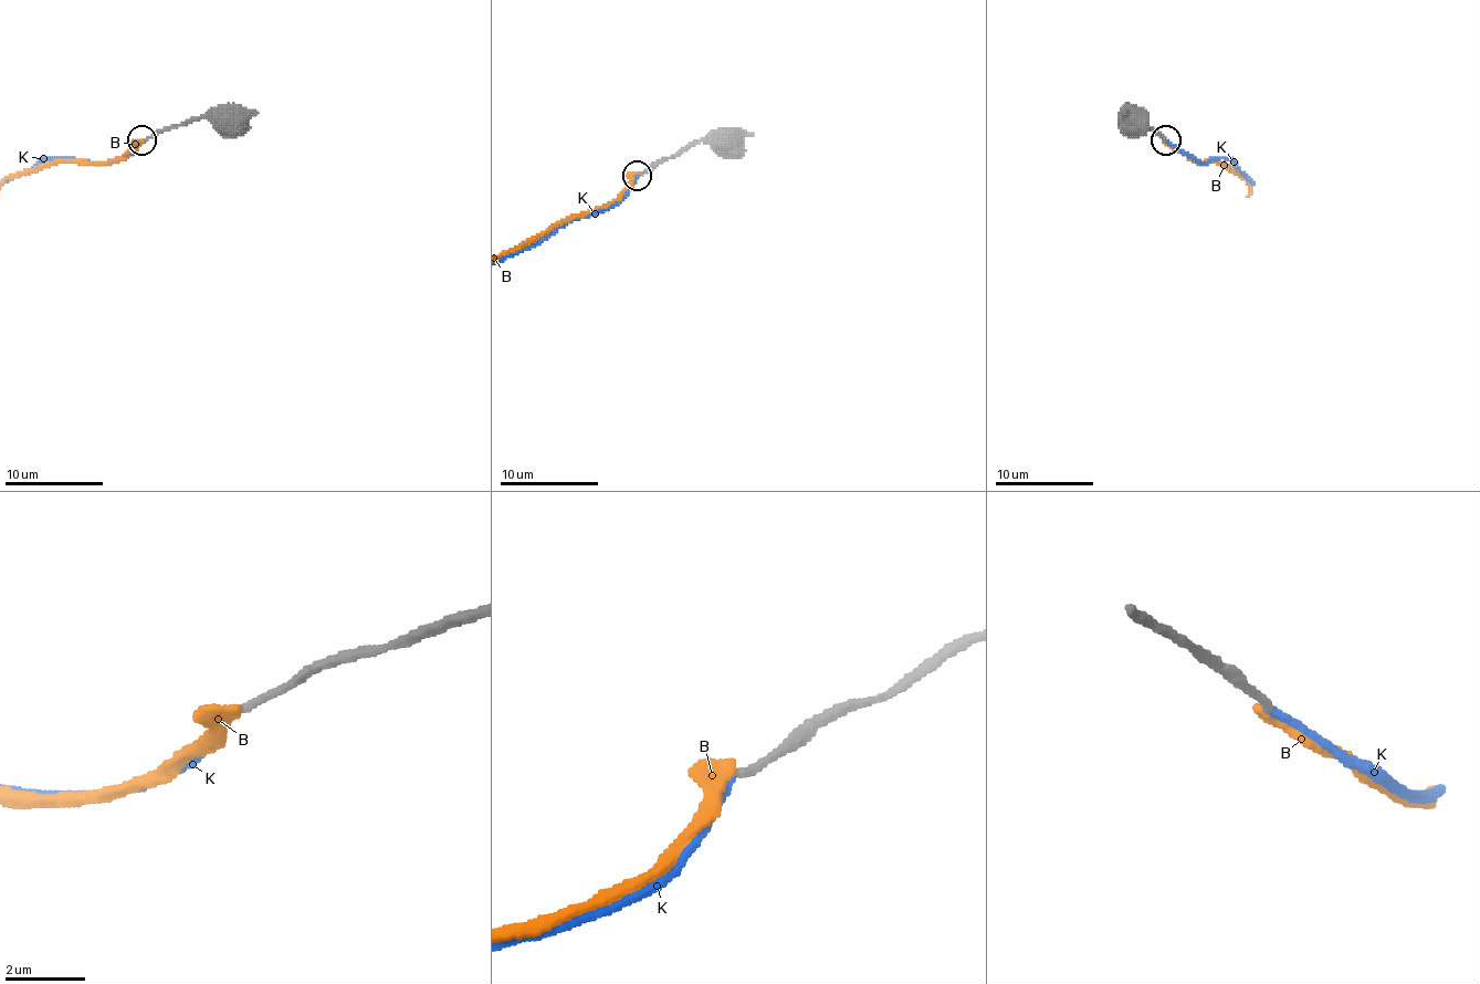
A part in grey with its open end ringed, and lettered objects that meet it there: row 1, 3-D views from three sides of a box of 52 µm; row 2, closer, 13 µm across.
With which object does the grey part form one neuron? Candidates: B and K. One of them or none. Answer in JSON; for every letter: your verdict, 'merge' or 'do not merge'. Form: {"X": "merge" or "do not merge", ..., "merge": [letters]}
{"B": "do not merge", "K": "do not merge", "merge": []}

